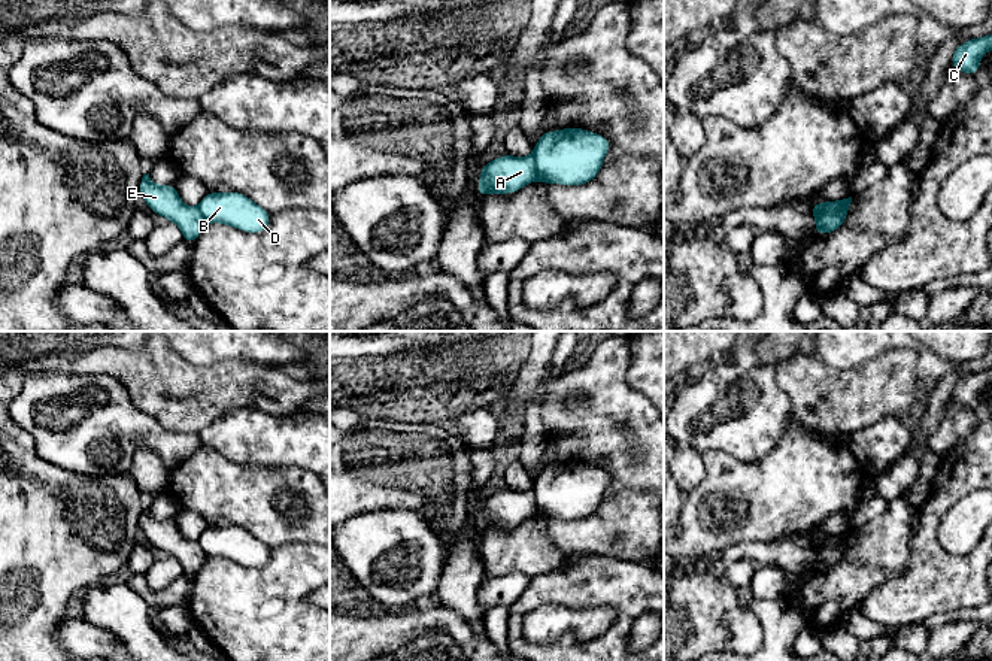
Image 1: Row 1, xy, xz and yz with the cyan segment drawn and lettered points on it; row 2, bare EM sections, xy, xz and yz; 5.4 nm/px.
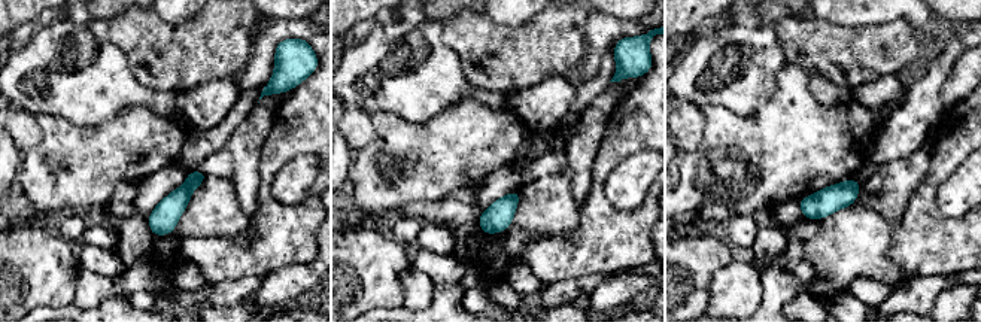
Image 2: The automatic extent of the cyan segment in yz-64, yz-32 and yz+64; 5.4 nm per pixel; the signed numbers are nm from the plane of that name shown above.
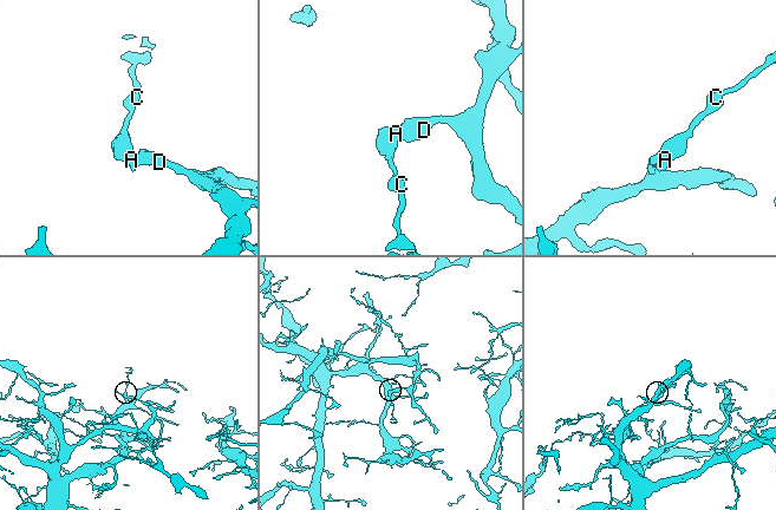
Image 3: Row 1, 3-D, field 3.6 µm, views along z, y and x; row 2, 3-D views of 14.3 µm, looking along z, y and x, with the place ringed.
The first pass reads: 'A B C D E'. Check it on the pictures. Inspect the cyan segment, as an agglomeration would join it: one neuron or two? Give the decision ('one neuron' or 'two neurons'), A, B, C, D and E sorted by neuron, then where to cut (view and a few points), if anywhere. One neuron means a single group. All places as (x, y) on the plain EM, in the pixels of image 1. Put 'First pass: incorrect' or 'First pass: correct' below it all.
two neurons; A C E / B D; cut in yz along (848, 540), (822, 548), (816, 554)
First pass: incorrect

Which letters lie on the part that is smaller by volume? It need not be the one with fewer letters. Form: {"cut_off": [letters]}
{"cut_off": ["A", "C", "E"]}

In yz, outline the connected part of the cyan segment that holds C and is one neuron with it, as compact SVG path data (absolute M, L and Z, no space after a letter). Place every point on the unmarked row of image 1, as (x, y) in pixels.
M992 369L970 373L961 378L952 389L952 403L958 403L970 410L977 407L980 401L980 392L992 383Z

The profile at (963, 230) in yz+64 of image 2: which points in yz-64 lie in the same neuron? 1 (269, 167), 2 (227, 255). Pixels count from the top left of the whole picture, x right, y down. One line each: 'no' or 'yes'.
1: yes
2: yes

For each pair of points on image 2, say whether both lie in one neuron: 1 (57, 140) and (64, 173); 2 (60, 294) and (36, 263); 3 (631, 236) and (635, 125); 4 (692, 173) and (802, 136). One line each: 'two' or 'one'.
1: one
2: one
3: one
4: one

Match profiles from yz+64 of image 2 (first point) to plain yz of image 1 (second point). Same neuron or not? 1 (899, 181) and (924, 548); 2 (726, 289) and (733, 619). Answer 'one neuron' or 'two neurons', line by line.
1: two neurons
2: one neuron

